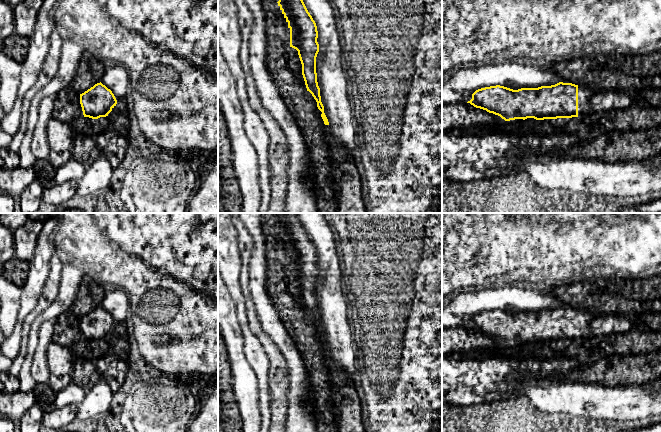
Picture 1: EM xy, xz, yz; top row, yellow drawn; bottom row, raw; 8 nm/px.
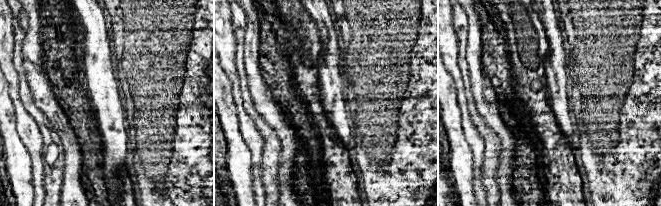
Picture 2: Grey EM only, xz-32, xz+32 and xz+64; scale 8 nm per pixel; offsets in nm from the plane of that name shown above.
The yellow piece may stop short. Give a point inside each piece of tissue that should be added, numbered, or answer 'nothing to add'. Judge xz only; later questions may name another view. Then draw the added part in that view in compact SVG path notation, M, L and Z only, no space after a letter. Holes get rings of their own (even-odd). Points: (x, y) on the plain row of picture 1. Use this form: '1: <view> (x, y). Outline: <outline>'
1: xz (344, 408). Outline: M325 349L332 388L328 394L333 432L366 432L360 401L351 379L344 379L329 349Z

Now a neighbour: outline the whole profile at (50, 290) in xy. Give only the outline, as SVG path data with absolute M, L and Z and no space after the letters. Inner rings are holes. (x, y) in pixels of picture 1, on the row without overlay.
M53 255L50 260L50 271L42 289L42 294L33 311L31 311L25 318L22 324L22 342L18 355L12 360L12 365L9 373L12 376L18 377L23 361L27 353L28 336L30 334L30 327L34 320L47 309L56 299L62 271L62 263L57 255Z

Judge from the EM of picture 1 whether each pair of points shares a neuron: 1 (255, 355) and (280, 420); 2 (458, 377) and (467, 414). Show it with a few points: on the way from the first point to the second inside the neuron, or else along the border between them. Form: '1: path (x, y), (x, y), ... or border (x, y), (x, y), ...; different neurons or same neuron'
1: border (269, 366), (268, 390), (271, 413); different neurons
2: border (484, 401), (468, 405), (454, 404); different neurons

